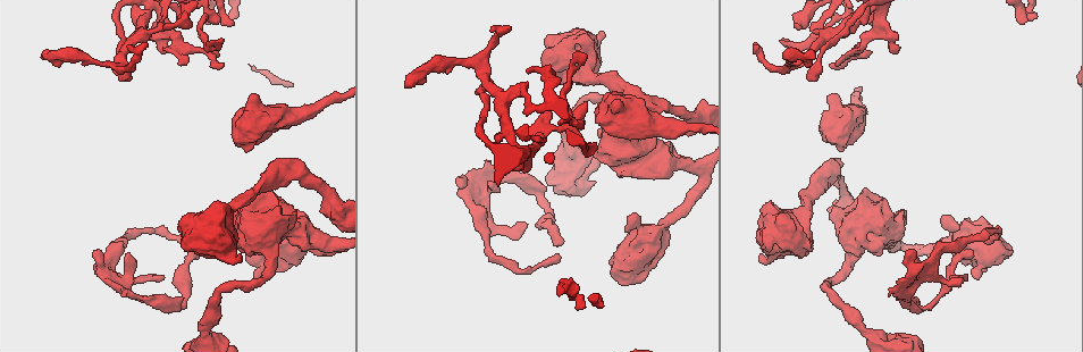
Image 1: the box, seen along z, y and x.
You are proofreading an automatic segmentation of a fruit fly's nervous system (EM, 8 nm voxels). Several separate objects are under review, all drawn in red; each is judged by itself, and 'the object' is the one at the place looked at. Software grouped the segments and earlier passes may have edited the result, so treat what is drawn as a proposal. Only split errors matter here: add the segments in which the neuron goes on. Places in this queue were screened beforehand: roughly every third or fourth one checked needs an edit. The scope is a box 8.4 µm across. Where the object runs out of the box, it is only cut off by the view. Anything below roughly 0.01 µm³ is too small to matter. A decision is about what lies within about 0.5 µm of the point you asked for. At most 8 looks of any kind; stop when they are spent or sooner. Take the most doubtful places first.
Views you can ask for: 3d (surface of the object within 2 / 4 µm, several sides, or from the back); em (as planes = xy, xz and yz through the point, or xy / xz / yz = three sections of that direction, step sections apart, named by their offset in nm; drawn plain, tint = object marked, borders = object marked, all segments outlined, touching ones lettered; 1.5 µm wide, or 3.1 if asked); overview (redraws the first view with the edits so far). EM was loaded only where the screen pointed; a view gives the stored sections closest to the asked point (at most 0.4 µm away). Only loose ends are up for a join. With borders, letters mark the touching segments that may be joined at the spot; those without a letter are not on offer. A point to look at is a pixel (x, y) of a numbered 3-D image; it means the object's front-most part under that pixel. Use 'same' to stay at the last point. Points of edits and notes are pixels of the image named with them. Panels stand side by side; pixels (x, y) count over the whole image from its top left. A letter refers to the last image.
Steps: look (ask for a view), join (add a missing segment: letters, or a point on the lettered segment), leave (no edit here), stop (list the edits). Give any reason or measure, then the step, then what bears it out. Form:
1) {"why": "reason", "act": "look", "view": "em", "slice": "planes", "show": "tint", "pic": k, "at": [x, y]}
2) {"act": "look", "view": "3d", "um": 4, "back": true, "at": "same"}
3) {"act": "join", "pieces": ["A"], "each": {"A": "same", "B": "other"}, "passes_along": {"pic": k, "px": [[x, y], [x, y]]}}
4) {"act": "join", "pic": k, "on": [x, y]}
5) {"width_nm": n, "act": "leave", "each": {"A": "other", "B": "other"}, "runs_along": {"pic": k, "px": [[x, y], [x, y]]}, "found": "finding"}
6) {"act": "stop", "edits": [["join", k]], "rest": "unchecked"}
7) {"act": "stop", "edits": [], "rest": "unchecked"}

{"why": "thin end", "act": "look", "view": "em", "slice": "xz", "step": 4, "show": "plain", "pic": 1, "at": [232, 25]}

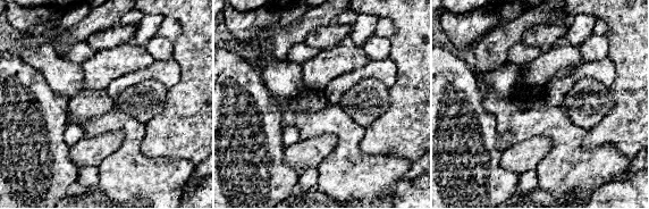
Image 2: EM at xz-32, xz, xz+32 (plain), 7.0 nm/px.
{"act": "look", "view": "em", "slice": "xz", "step": 4, "show": "borders", "at": "same"}

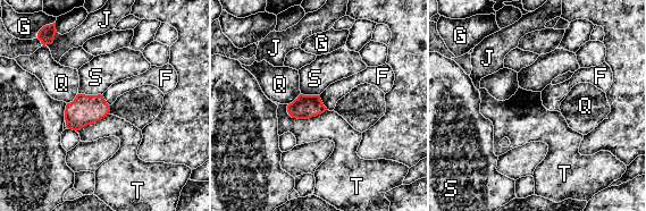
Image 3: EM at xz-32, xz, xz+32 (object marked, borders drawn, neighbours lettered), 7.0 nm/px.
{"act": "leave", "each": {"F": "other", "G": "other", "J": "other", "Q": "other", "S": "other", "T": "other"}, "border": {"pic": 3, "px": [[286, 106], [298, 118], [326, 109]]}, "found": "no lettered segment goes on from it"}

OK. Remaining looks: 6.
{"why": "tapers out", "act": "look", "view": "3d", "um": 4, "pic": 1, "at": [604, 33]}

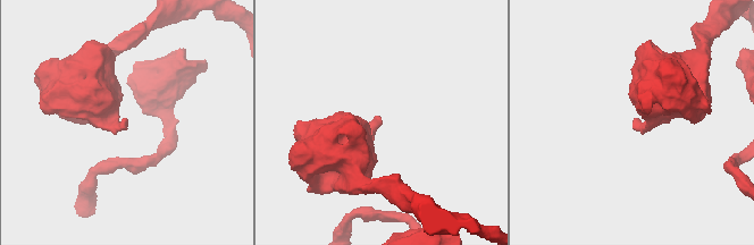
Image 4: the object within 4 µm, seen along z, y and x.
{"why": "shape alone is not enough", "act": "look", "view": "em", "slice": "planes", "show": "plain", "pic": 4, "at": [377, 117]}

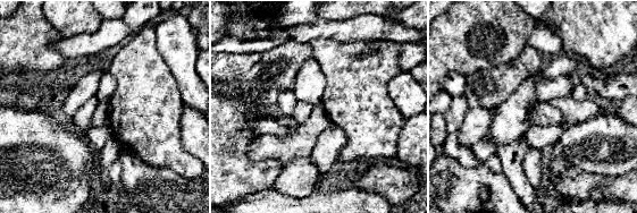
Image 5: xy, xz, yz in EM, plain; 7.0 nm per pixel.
{"why": "see the neighbours", "act": "look", "view": "em", "slice": "planes", "show": "borders", "at": "same"}

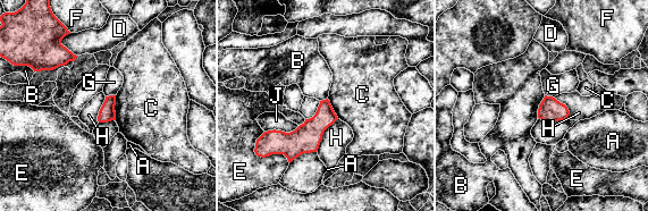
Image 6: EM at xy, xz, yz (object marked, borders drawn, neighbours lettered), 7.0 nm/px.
{"width_nm": 120, "act": "leave", "each": {"A": "other", "B": "other", "C": "other", "D": "other", "E": "other", "F": "other", "G": "other", "H": "other", "J": "other"}, "border": {"pic": 6, "px": [[116, 95], [115, 120]]}, "found": "none of them fits"}

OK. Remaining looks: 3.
{"why": "branch stops here", "act": "look", "view": "3d", "um": 2, "back": true, "pic": 1, "at": [126, 76]}

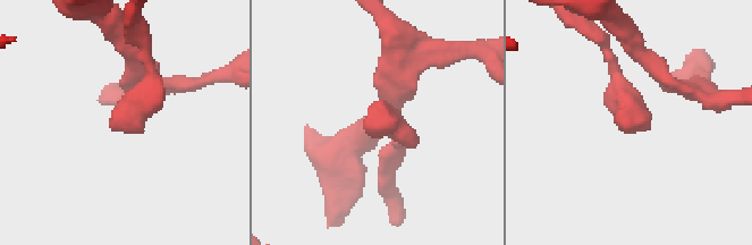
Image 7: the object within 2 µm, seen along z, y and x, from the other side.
{"act": "look", "view": "em", "slice": "planes", "show": "borders", "pic": 7, "at": [618, 126]}

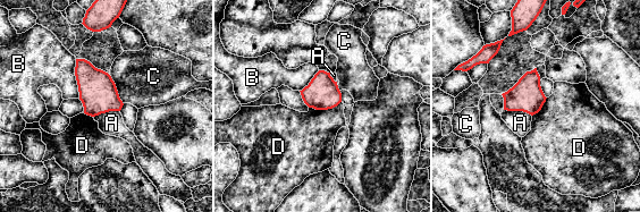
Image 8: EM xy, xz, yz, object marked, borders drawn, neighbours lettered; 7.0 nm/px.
{"longest_contact_nm": ["B", 280], "act": "leave", "each": {"A": "other", "B": "other", "C": "other", "D": "other"}, "border": {"pic": 8, "px": [[340, 101], [327, 109], [309, 108]]}, "found": "no lettered segment goes on from it"}

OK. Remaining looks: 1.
{"act": "stop", "edits": [], "rest": "unchecked"}

